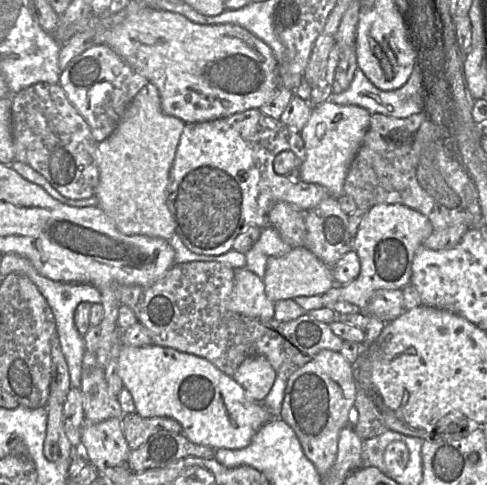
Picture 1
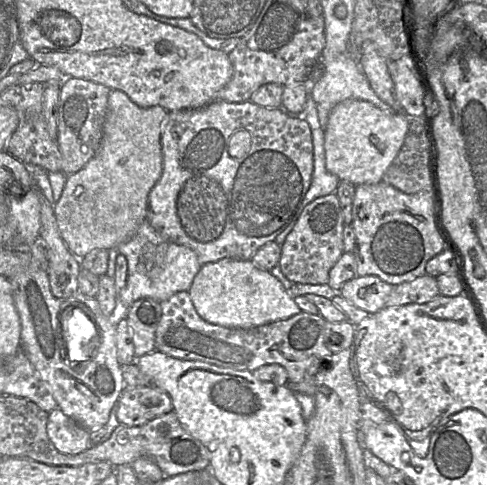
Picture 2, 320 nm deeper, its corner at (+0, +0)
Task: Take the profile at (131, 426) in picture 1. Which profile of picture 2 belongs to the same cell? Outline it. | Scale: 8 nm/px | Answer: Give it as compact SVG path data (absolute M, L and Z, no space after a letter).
M153 386L126 387L119 400L117 419L121 425L142 426L173 411L170 396Z

